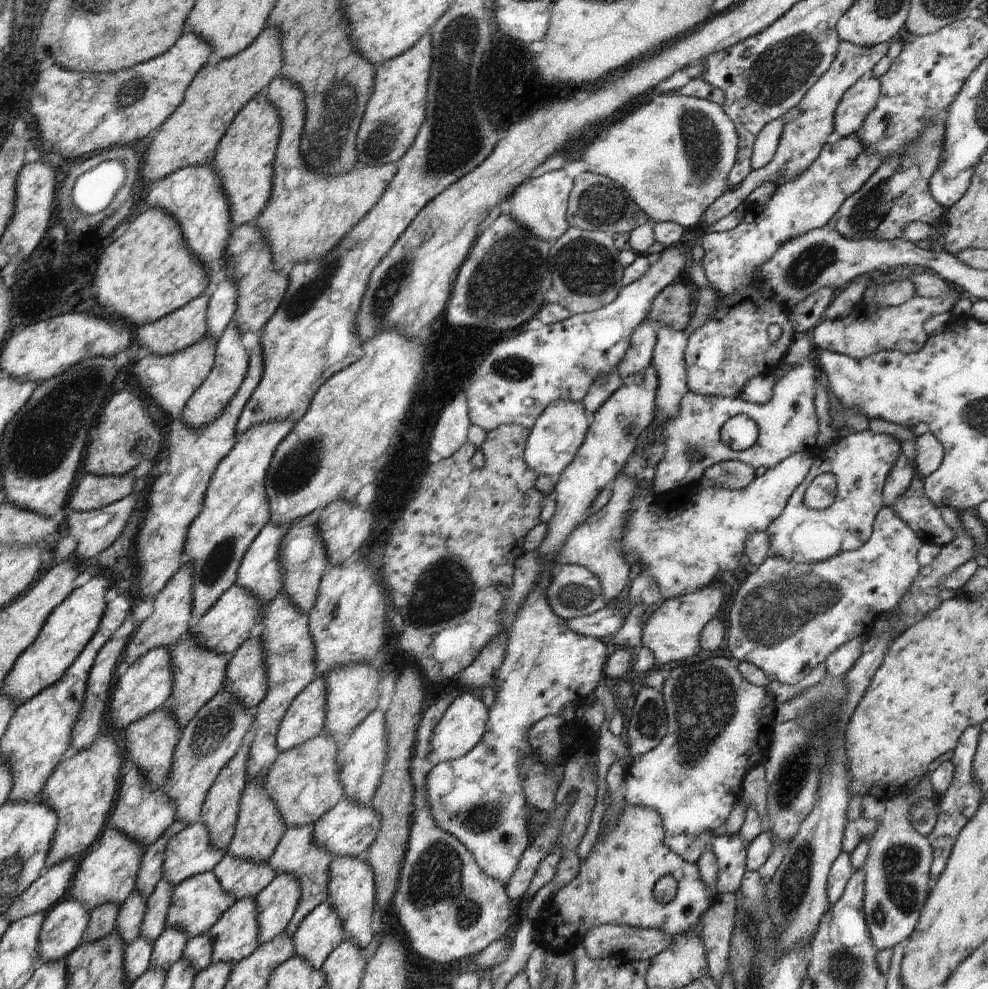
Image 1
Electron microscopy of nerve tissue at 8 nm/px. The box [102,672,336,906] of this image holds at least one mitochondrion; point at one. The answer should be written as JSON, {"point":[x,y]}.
{"point":[217,724]}

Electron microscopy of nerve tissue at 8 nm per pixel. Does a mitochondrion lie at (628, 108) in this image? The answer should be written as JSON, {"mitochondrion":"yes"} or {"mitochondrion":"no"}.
{"mitochondrion":"no"}

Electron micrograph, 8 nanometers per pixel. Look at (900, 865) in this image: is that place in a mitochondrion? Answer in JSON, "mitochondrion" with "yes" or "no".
{"mitochondrion":"yes"}

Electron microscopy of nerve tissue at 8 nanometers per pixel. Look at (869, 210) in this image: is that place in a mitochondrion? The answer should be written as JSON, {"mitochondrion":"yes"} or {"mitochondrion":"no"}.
{"mitochondrion":"yes"}

